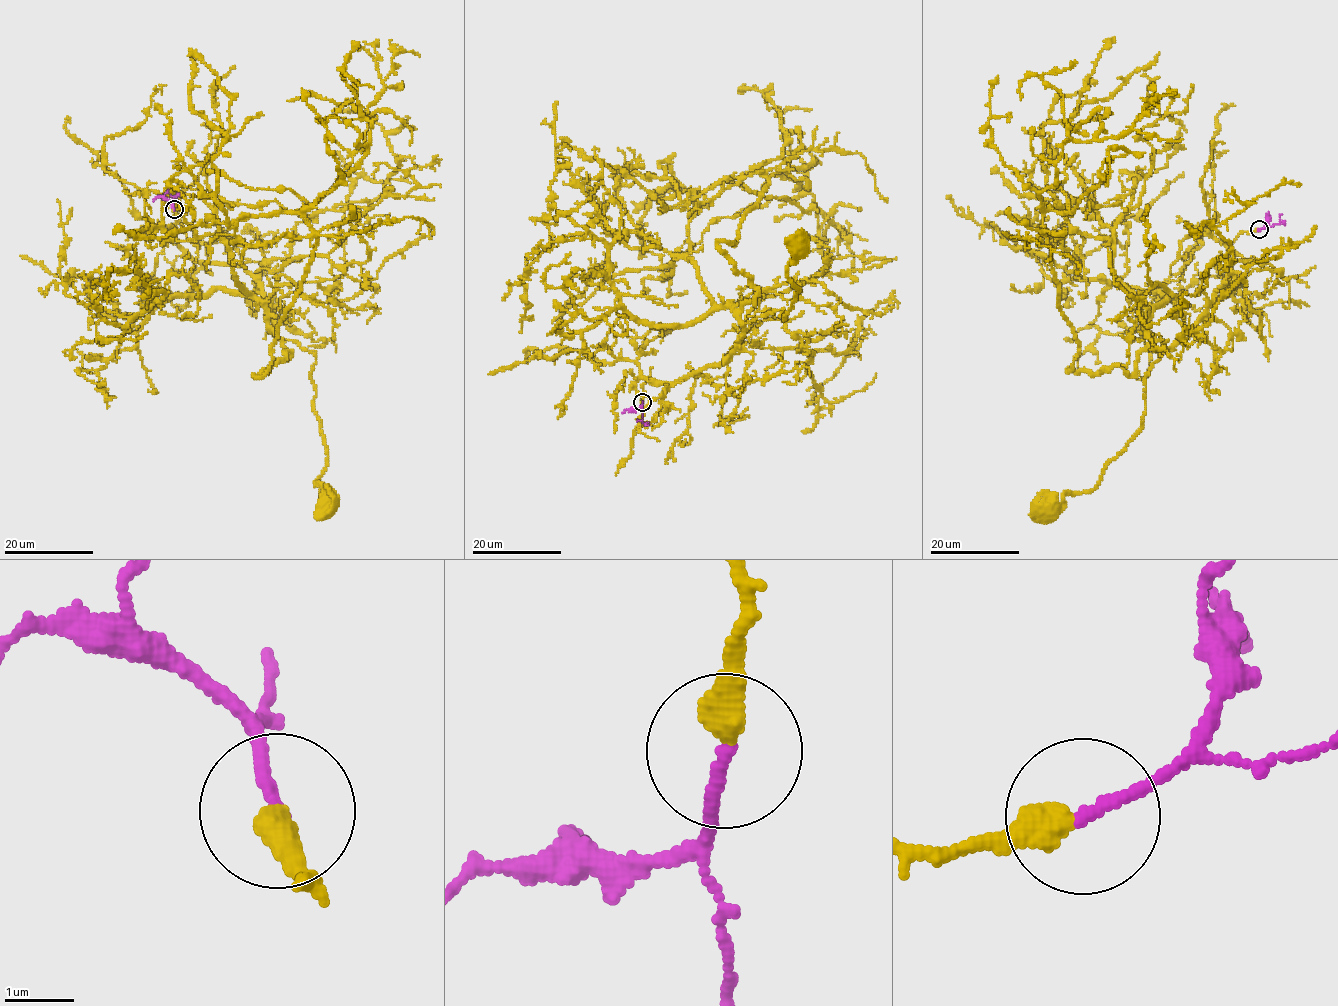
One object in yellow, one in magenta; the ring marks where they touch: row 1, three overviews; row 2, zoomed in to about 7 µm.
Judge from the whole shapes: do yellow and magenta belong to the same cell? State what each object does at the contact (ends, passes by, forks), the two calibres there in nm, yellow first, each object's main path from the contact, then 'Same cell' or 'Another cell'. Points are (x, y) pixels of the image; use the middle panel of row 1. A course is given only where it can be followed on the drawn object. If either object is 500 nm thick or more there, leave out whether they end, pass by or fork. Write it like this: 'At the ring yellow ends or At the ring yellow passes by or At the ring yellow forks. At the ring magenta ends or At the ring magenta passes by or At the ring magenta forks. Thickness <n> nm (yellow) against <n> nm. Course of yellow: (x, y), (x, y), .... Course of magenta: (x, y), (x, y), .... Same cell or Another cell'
At the ring yellow ends. At the ring magenta ends. Thickness 420 nm (yellow) against 160 nm. Course of yellow: (642, 402), (644, 377), (685, 379), (730, 354), (741, 325), (786, 317), (799, 290), (787, 265), (801, 245). Course of magenta: (642, 403), (643, 421), (648, 424). Same cell

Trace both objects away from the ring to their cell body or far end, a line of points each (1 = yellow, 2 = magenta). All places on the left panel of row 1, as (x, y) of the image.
1: (173, 209), (177, 242), (201, 261), (240, 264), (273, 334), (315, 355), (327, 463), (315, 481), (331, 507)
2: (173, 209), (173, 197), (178, 193)

